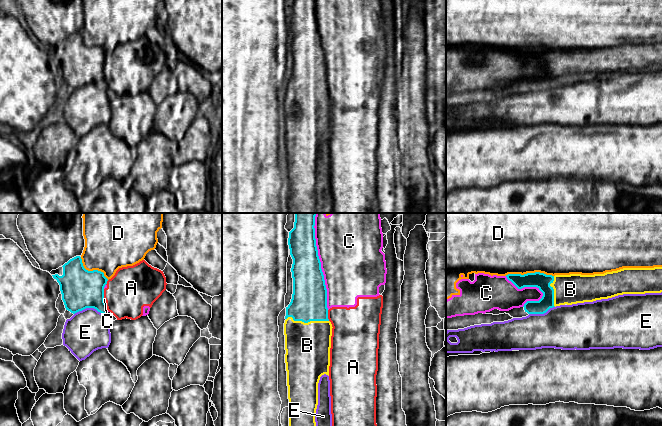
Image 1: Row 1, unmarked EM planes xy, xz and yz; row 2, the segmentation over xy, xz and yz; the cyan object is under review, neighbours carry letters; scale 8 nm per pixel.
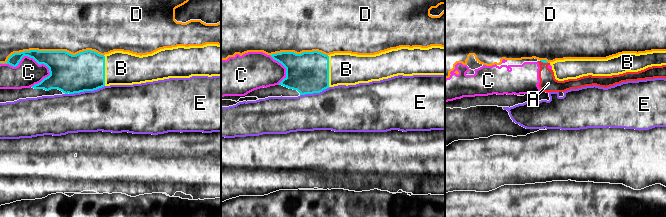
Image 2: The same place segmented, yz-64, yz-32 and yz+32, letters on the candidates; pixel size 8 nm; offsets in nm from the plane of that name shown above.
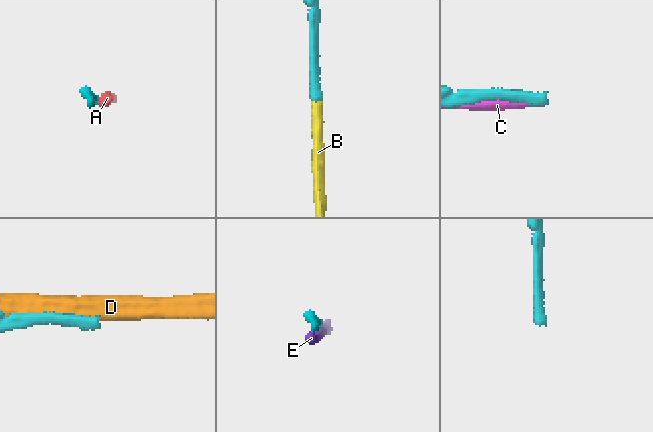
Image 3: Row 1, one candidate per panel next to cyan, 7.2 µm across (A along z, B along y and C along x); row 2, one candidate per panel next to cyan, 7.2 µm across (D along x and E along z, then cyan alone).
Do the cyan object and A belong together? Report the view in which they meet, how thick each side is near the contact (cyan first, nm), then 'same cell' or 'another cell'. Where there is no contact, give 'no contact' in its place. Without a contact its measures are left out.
xz | 280/360 nm | another cell

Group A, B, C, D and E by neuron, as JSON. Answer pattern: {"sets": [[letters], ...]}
{"sets": [["A", "C"], ["B"], ["D"], ["E"]]}

